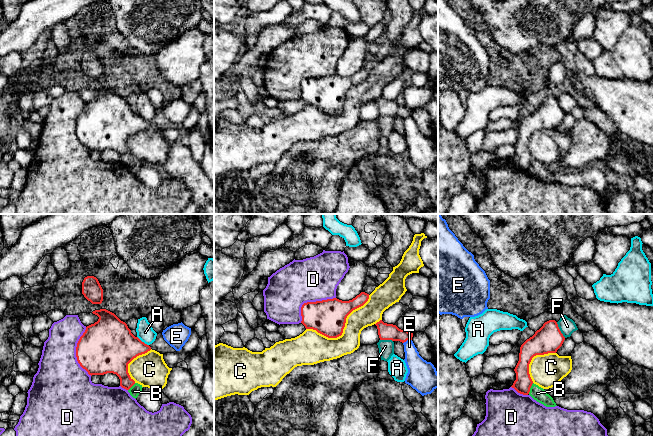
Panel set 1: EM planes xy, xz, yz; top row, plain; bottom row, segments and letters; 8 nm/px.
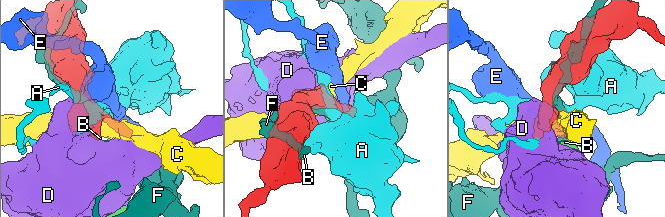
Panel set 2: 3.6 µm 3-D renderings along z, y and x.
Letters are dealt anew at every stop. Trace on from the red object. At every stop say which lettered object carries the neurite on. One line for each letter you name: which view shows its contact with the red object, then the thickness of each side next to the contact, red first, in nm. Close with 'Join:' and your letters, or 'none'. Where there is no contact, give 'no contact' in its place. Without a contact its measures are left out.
Join: none

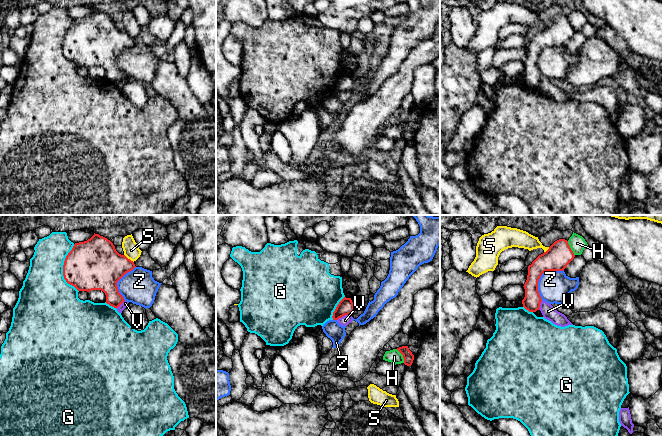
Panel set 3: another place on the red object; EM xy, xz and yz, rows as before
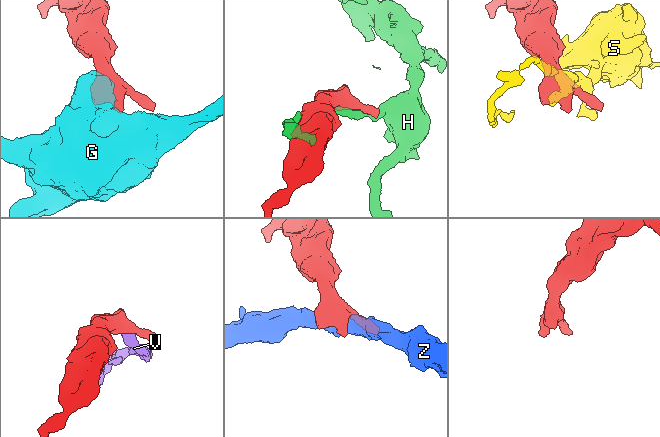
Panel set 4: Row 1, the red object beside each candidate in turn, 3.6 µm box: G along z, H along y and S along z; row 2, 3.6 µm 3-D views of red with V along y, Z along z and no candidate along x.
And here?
Join: none

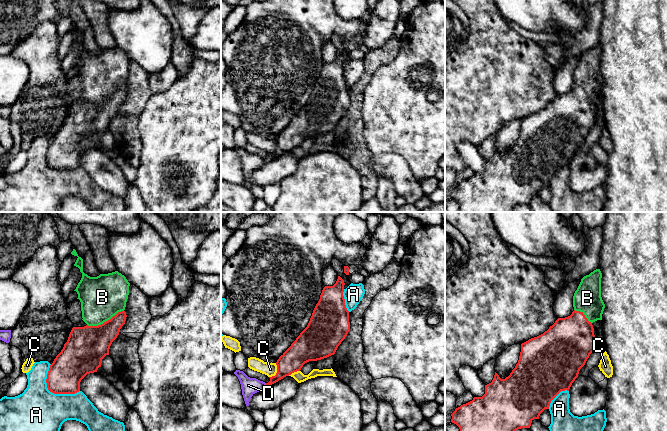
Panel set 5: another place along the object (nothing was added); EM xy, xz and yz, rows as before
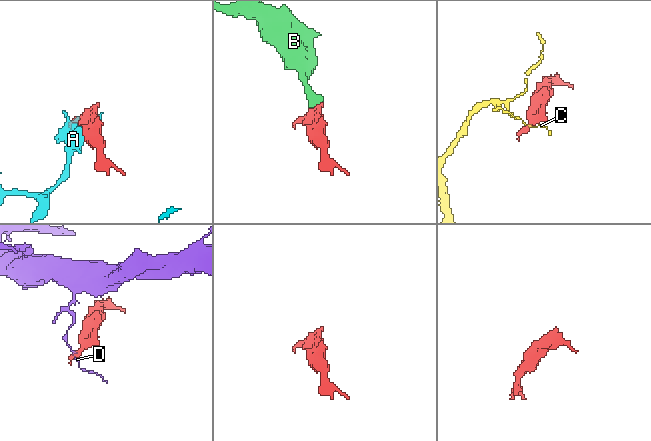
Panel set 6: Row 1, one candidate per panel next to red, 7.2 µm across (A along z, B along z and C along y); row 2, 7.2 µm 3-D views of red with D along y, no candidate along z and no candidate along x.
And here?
B: xy | 320/340 nm
Join: B

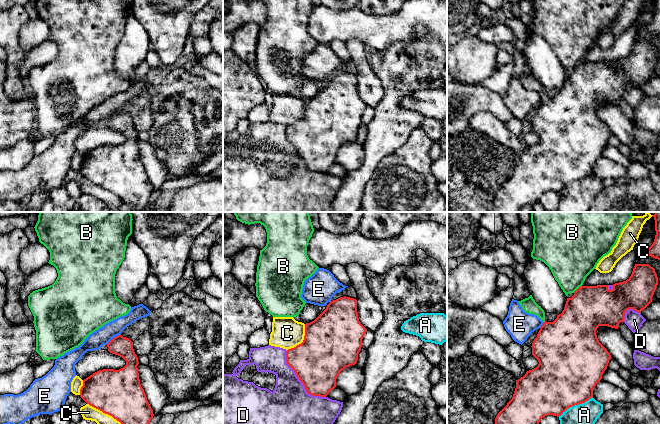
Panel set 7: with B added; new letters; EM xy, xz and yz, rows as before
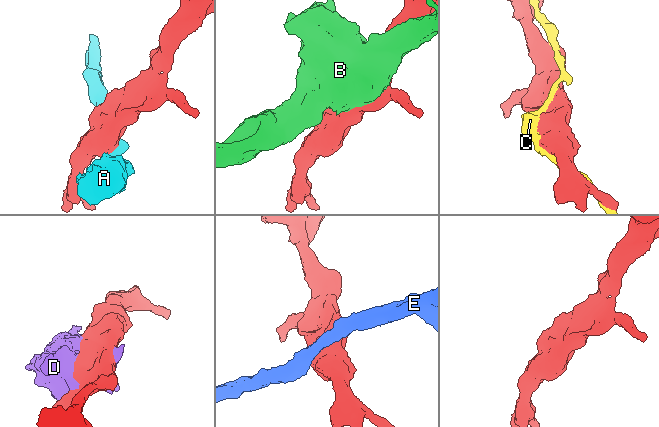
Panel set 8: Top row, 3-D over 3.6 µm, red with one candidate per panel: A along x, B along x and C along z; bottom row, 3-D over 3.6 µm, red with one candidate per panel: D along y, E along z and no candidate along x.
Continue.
Join: none

